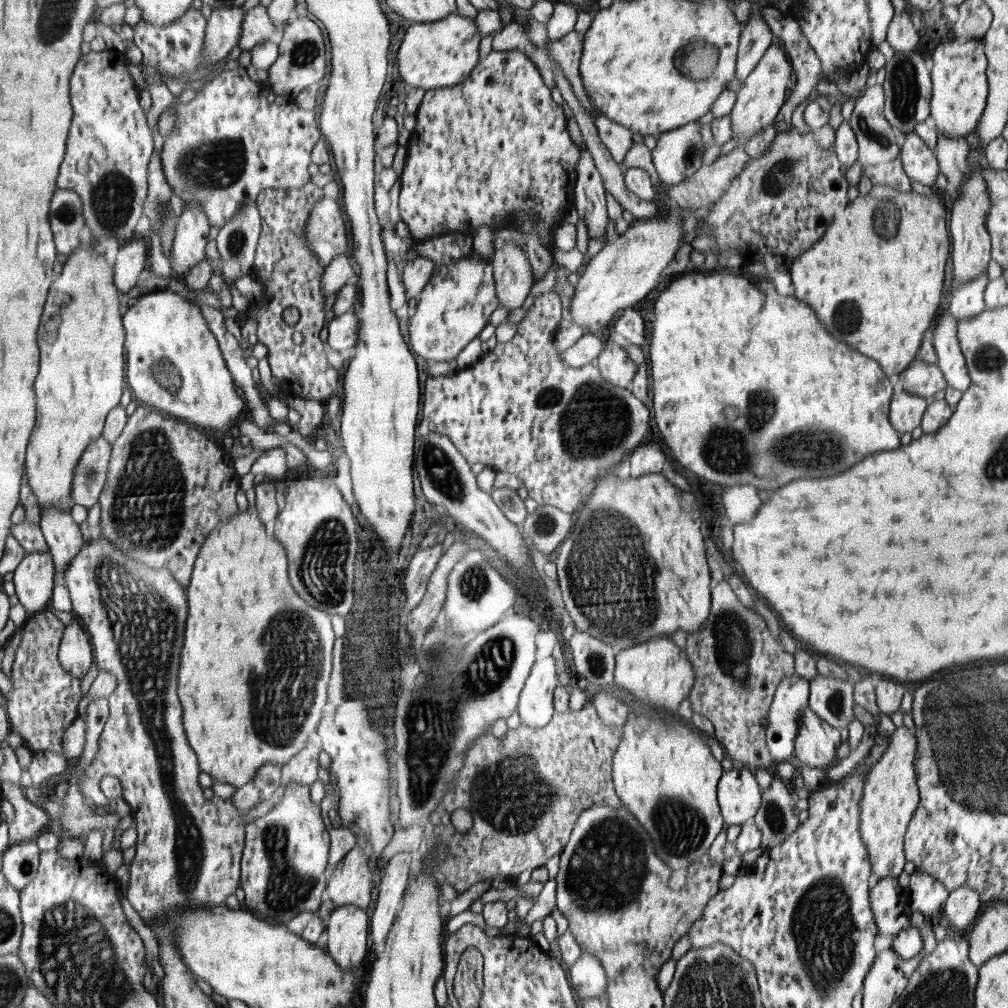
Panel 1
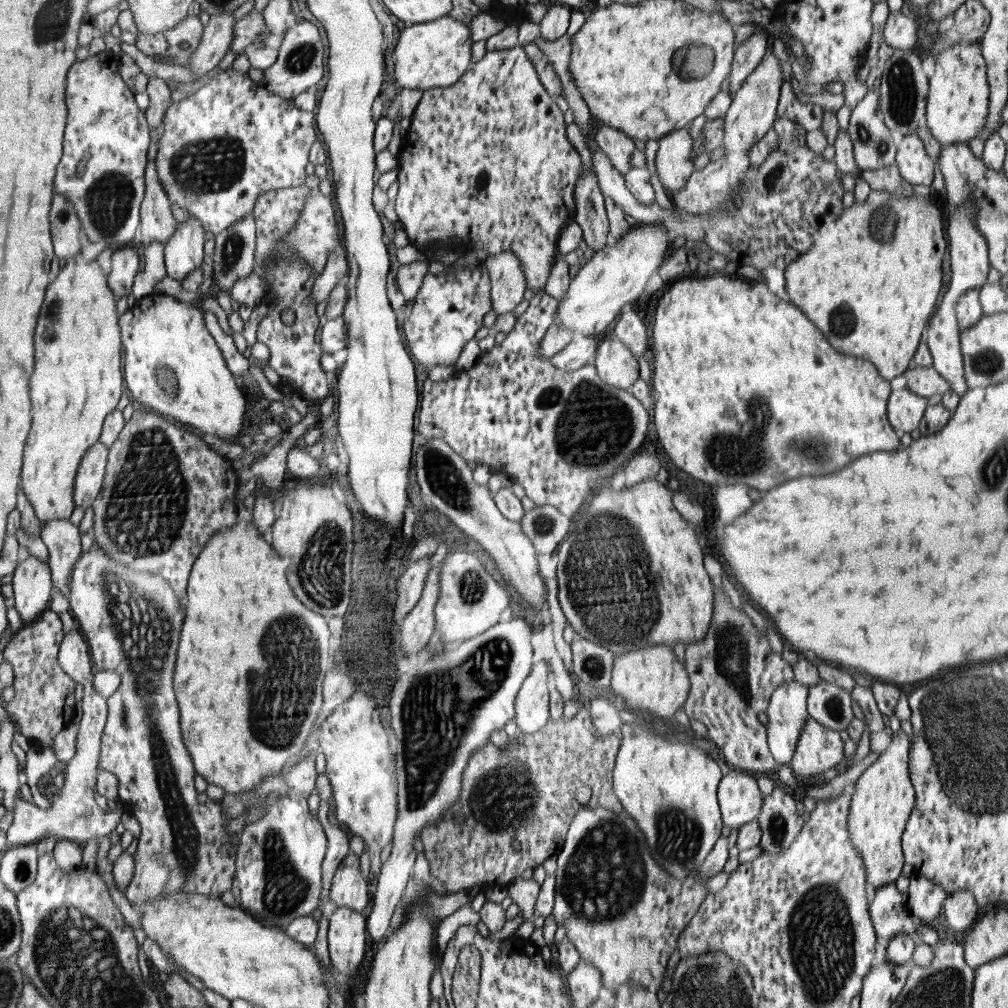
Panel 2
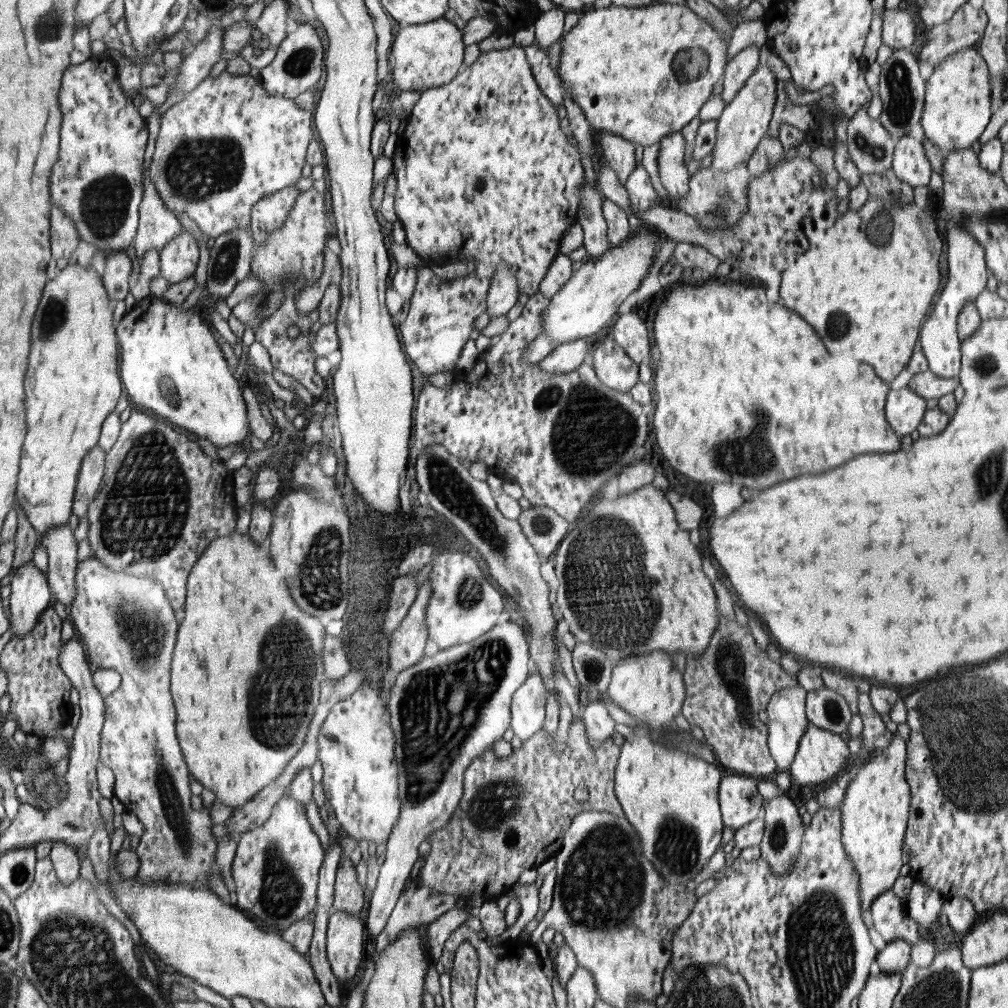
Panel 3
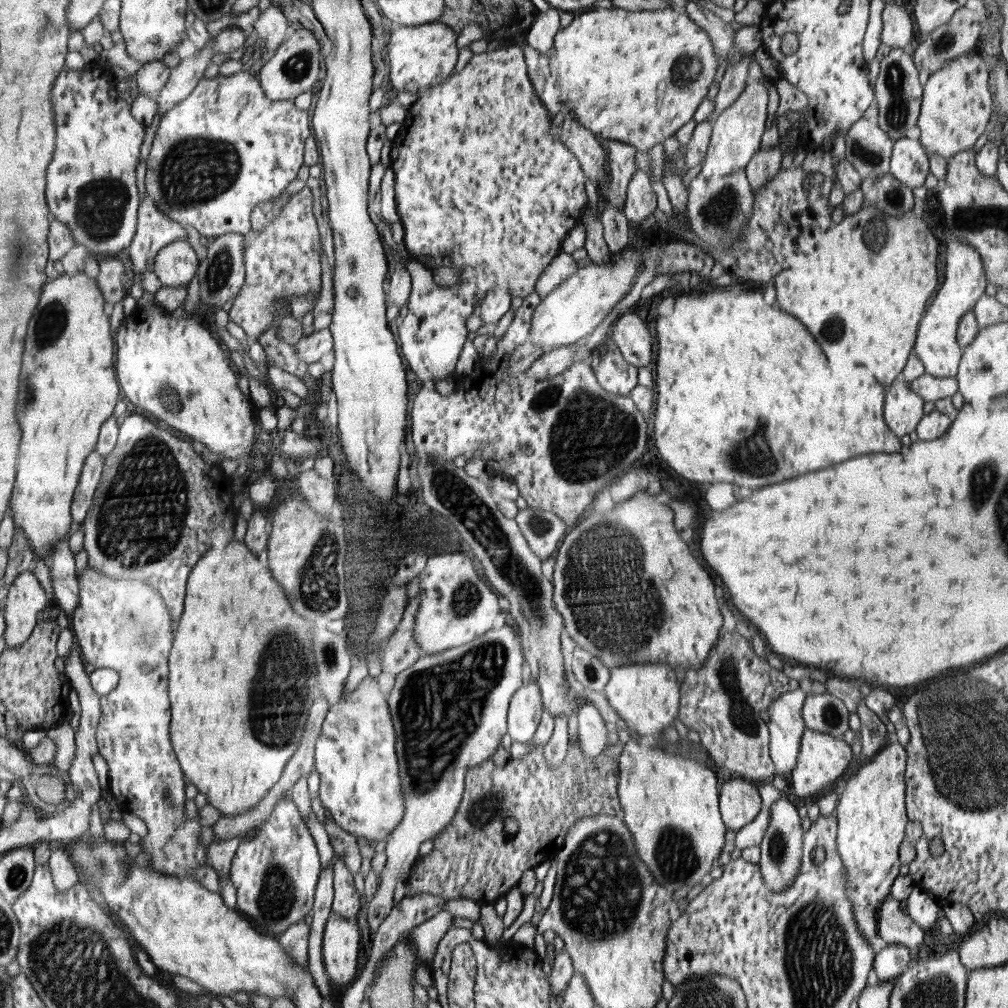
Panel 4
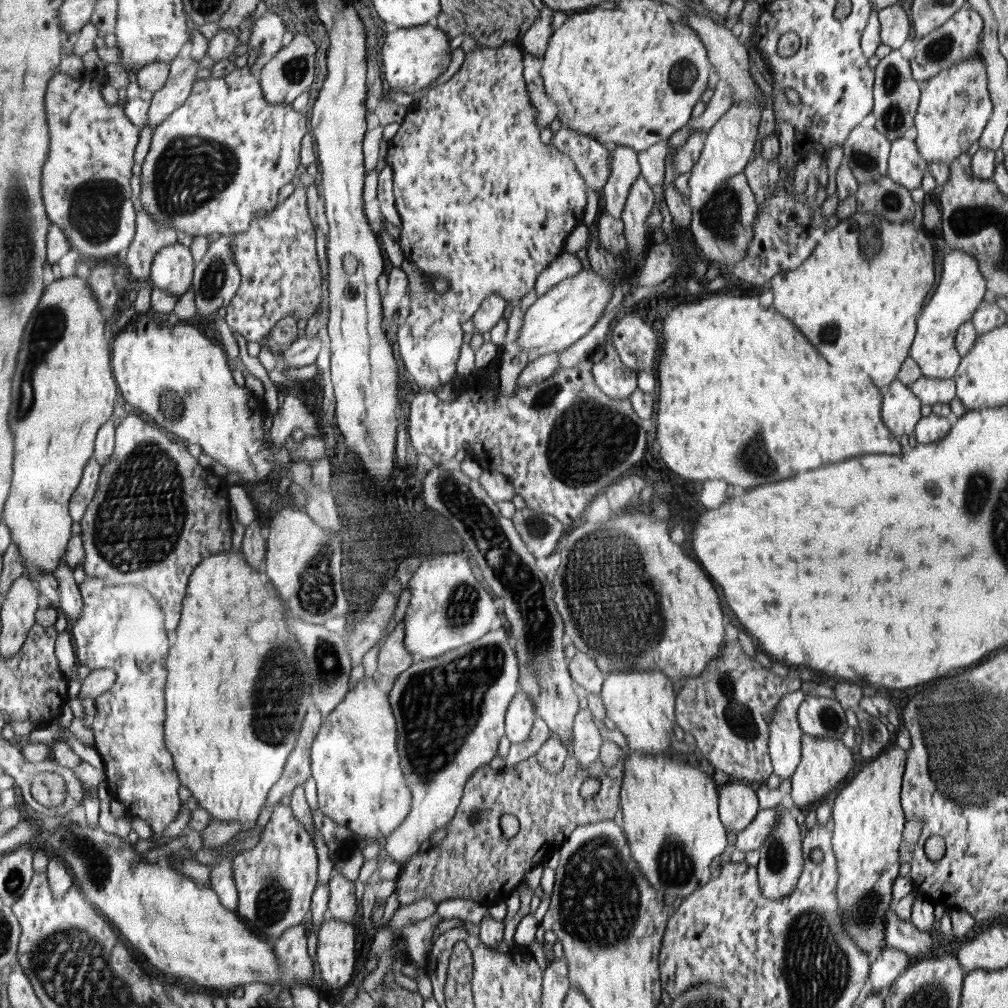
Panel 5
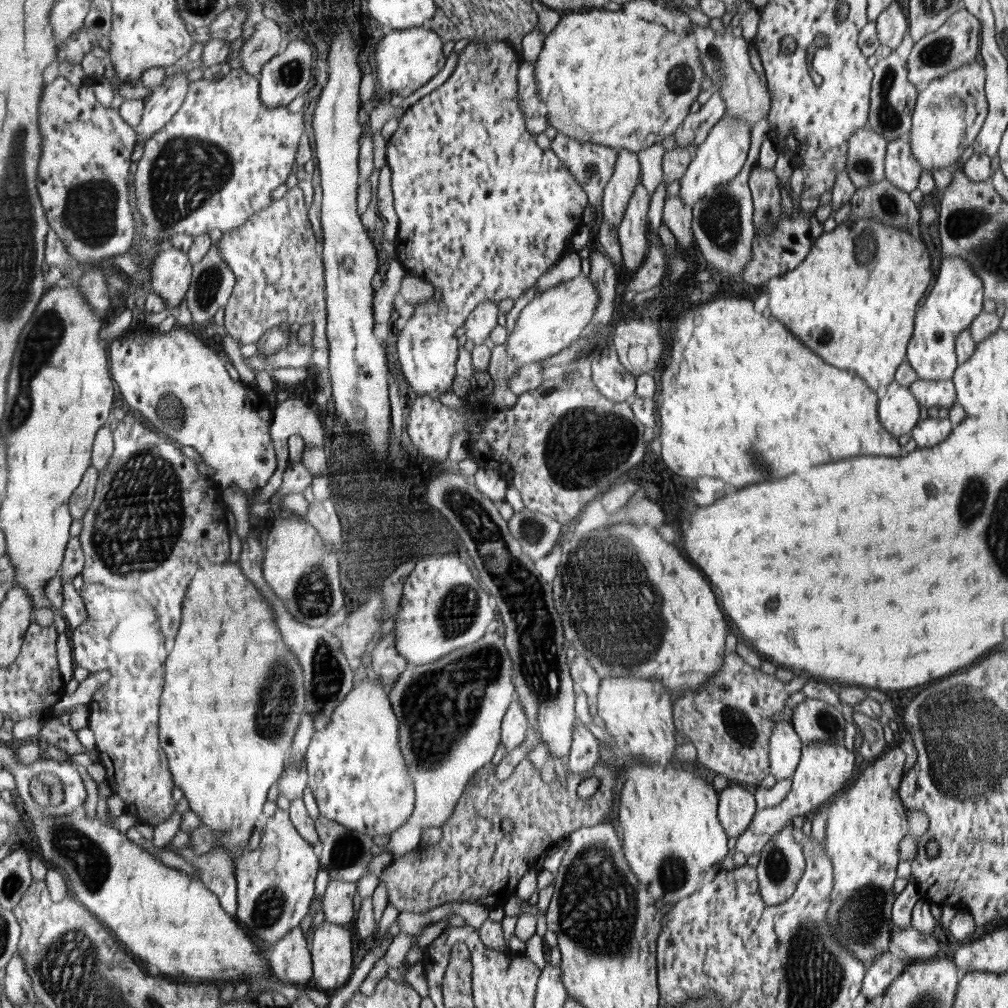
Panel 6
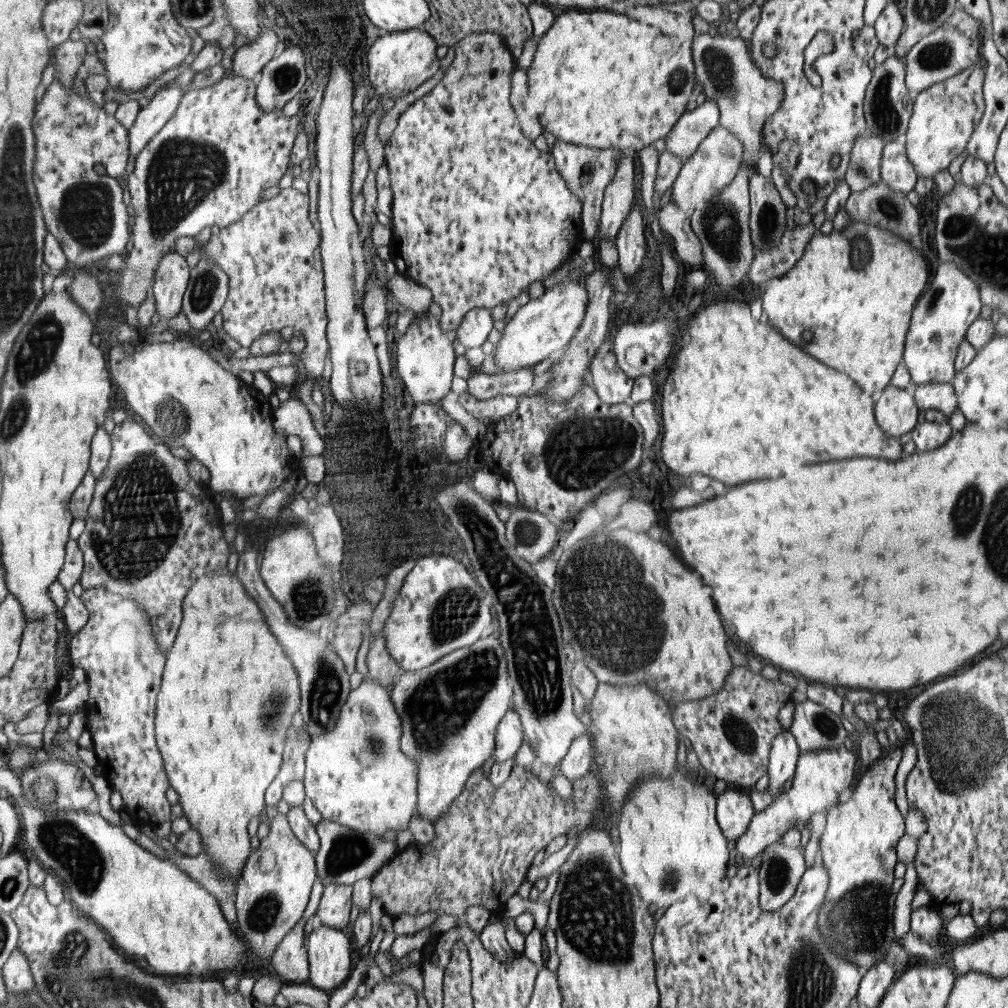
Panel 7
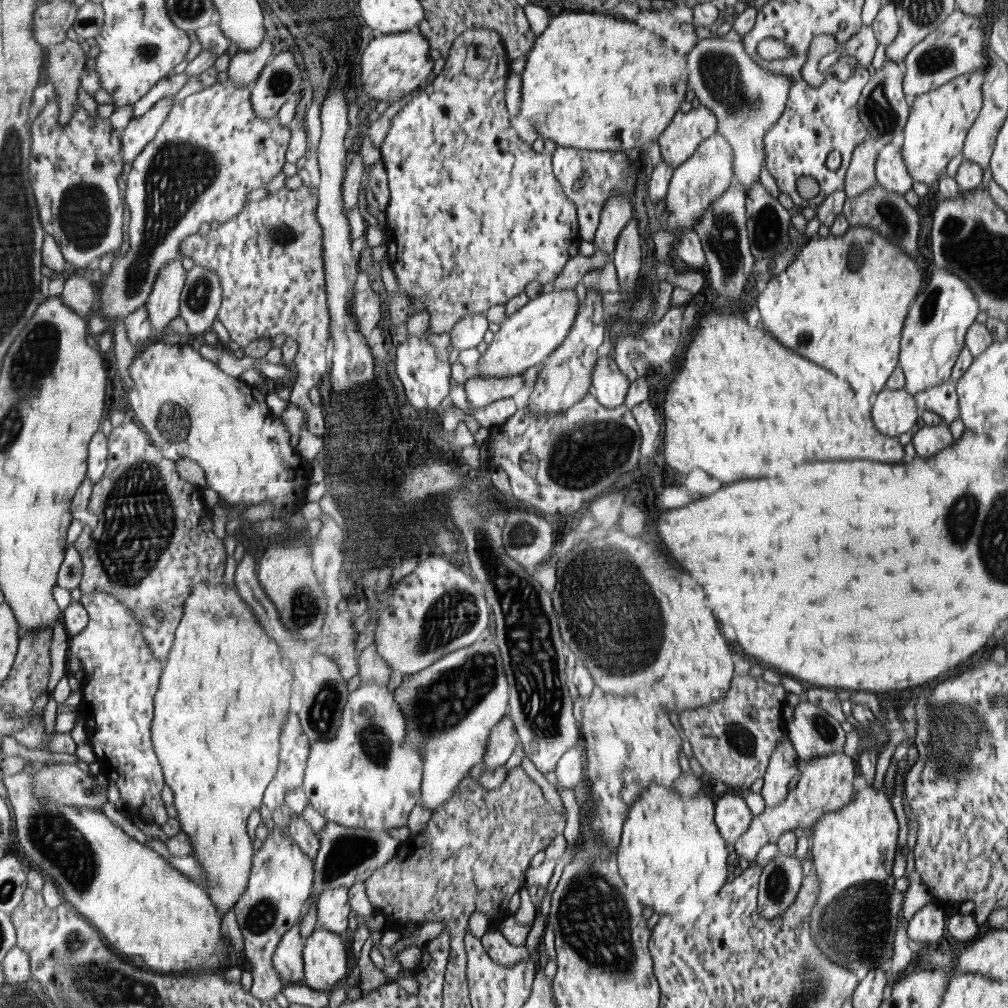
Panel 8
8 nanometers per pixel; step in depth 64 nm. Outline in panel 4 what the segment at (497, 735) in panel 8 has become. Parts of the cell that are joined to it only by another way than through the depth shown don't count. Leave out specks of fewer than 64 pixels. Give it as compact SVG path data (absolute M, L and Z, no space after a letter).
M527 682L525 687L513 695L508 713L507 734L512 737L514 744L523 745L533 739L541 722L543 706L542 692L536 682Z

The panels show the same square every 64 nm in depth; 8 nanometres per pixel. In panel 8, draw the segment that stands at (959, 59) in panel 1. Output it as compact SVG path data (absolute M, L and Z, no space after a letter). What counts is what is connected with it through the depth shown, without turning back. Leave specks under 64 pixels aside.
M985 69L966 72L914 99L902 136L902 158L914 182L930 187L945 174L948 162L962 151L966 133L982 109L984 78Z

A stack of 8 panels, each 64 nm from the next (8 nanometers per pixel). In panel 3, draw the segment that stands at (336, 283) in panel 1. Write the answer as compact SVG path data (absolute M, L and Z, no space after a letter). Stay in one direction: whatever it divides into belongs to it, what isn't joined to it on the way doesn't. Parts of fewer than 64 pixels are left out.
M330 232L329 241L325 244L324 275L318 282L301 290L295 297L296 311L300 316L314 312L322 301L328 283L332 281L333 274L340 272L340 246L337 237Z

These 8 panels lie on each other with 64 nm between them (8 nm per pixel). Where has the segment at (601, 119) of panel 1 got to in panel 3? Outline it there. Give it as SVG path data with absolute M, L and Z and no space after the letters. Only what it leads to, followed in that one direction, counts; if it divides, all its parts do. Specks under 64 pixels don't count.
M608 132L596 135L598 148L601 150L603 158L618 176L618 182L625 186L630 172L637 166L635 162L634 143L624 140L622 136L614 136Z

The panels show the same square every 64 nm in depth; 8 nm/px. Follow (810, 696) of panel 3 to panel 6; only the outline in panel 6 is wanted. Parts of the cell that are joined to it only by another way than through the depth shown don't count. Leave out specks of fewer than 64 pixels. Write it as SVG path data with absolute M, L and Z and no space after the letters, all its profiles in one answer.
M806 697L793 709L794 731L804 745L843 744L847 723L840 709L824 700Z

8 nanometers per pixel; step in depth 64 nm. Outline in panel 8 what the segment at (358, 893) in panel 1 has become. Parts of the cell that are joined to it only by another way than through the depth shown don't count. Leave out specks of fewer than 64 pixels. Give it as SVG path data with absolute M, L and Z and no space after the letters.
M327 887L317 900L317 927L330 930L334 934L344 934L350 924L350 904L348 904L348 887Z

